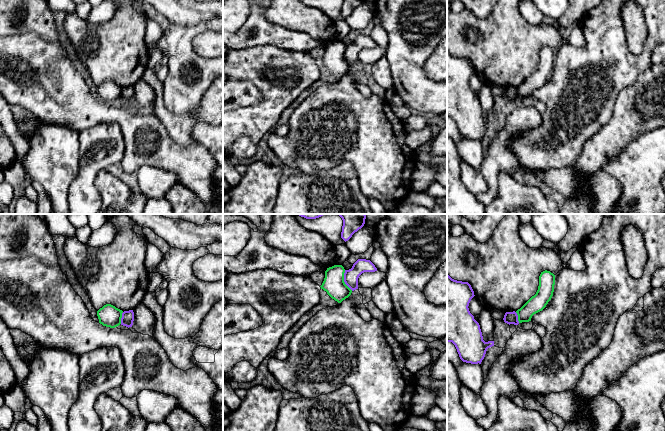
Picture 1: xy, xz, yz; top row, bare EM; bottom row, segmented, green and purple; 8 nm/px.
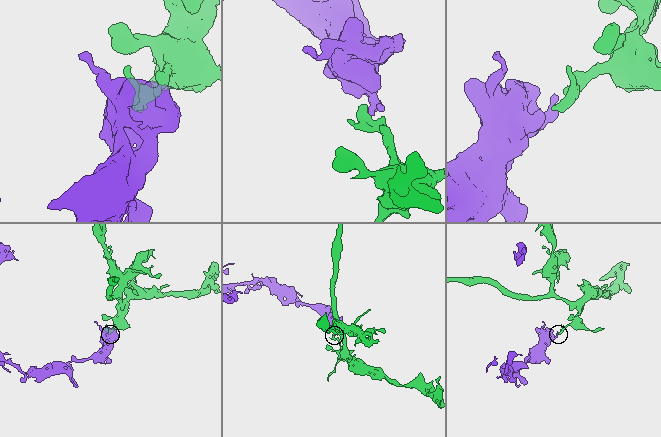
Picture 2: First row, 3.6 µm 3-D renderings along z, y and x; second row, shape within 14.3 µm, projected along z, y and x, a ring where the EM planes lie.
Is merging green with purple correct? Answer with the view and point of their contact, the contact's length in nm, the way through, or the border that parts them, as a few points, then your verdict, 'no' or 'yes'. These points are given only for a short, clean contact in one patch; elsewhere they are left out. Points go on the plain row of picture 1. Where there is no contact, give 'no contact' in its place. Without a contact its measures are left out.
xz (343, 56) | 180 nm | along xz (344, 46), (344, 58), (352, 66) | no

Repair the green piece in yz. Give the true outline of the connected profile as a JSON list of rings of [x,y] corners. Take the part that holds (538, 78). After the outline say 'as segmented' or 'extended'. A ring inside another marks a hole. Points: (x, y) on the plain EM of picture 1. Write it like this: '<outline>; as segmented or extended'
[[[547,46],[541,48],[536,70],[516,87],[519,99],[531,97],[534,90],[546,83],[553,72],[554,61],[555,51]]]; as segmented

